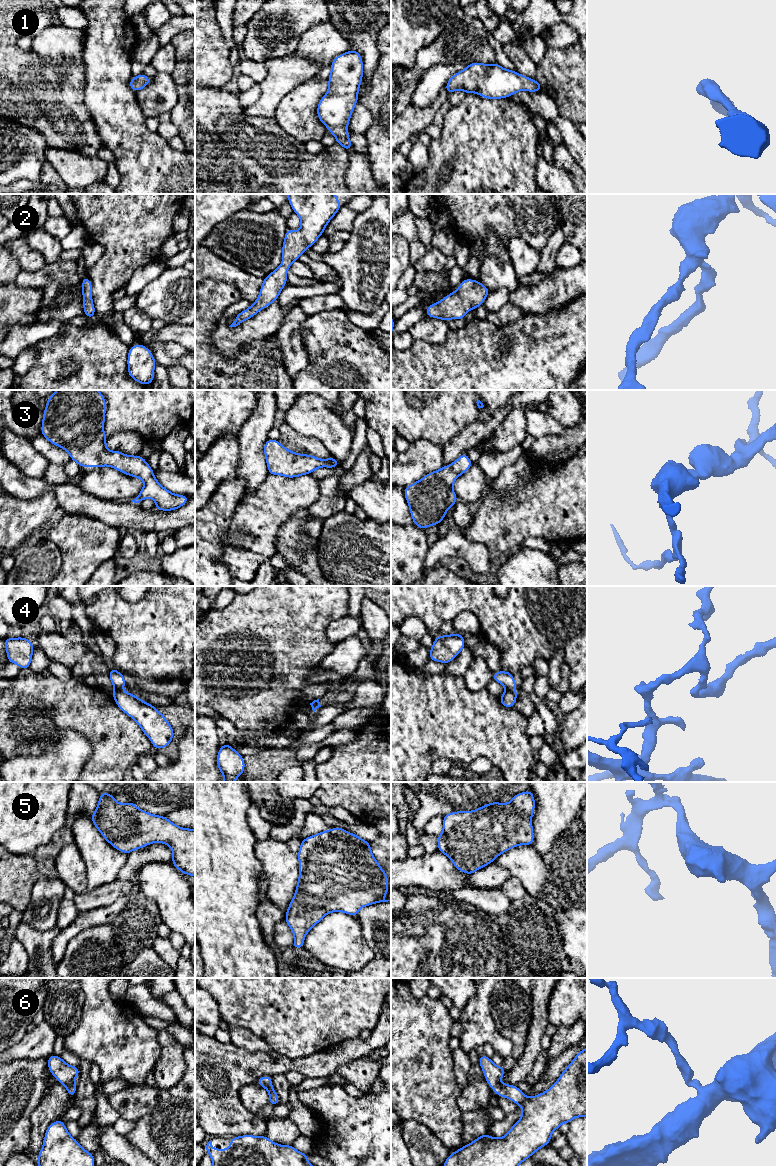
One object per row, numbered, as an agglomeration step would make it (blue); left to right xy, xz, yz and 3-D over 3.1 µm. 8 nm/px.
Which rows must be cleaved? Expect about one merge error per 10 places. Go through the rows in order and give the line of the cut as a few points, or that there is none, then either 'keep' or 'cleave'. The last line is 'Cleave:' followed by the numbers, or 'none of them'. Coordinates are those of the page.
1: cut none; keep
2: cut none; keep
3: cut none; keep
4: cut yz (507, 689), (514, 692); cleave
5: cut none; keep
6: cut none; keep
Cleave: 4

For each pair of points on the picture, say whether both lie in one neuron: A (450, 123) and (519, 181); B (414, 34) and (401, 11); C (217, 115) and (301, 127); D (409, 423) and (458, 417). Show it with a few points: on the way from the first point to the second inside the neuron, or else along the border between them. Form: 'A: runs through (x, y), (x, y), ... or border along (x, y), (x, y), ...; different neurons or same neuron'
A: runs through (467, 132), (502, 167); same neuron
B: runs through (408, 28), (403, 17); same neuron
C: border along (273, 118), (284, 131), (296, 140); different neurons
D: runs through (421, 417), (446, 417); same neuron

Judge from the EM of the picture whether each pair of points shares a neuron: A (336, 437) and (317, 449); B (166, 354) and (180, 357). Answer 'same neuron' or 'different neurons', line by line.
A: different neurons
B: same neuron

